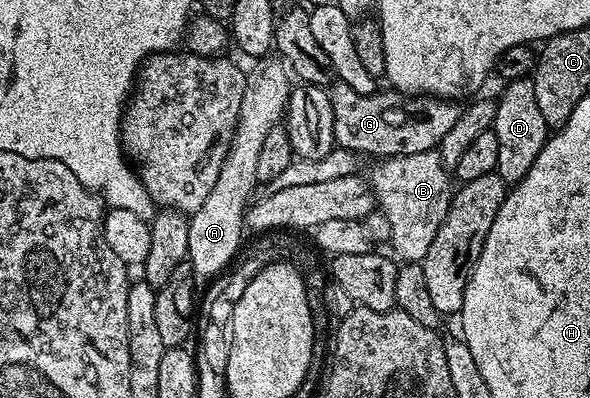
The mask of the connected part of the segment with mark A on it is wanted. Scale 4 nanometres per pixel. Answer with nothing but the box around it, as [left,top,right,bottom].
[188,65,292,282]

